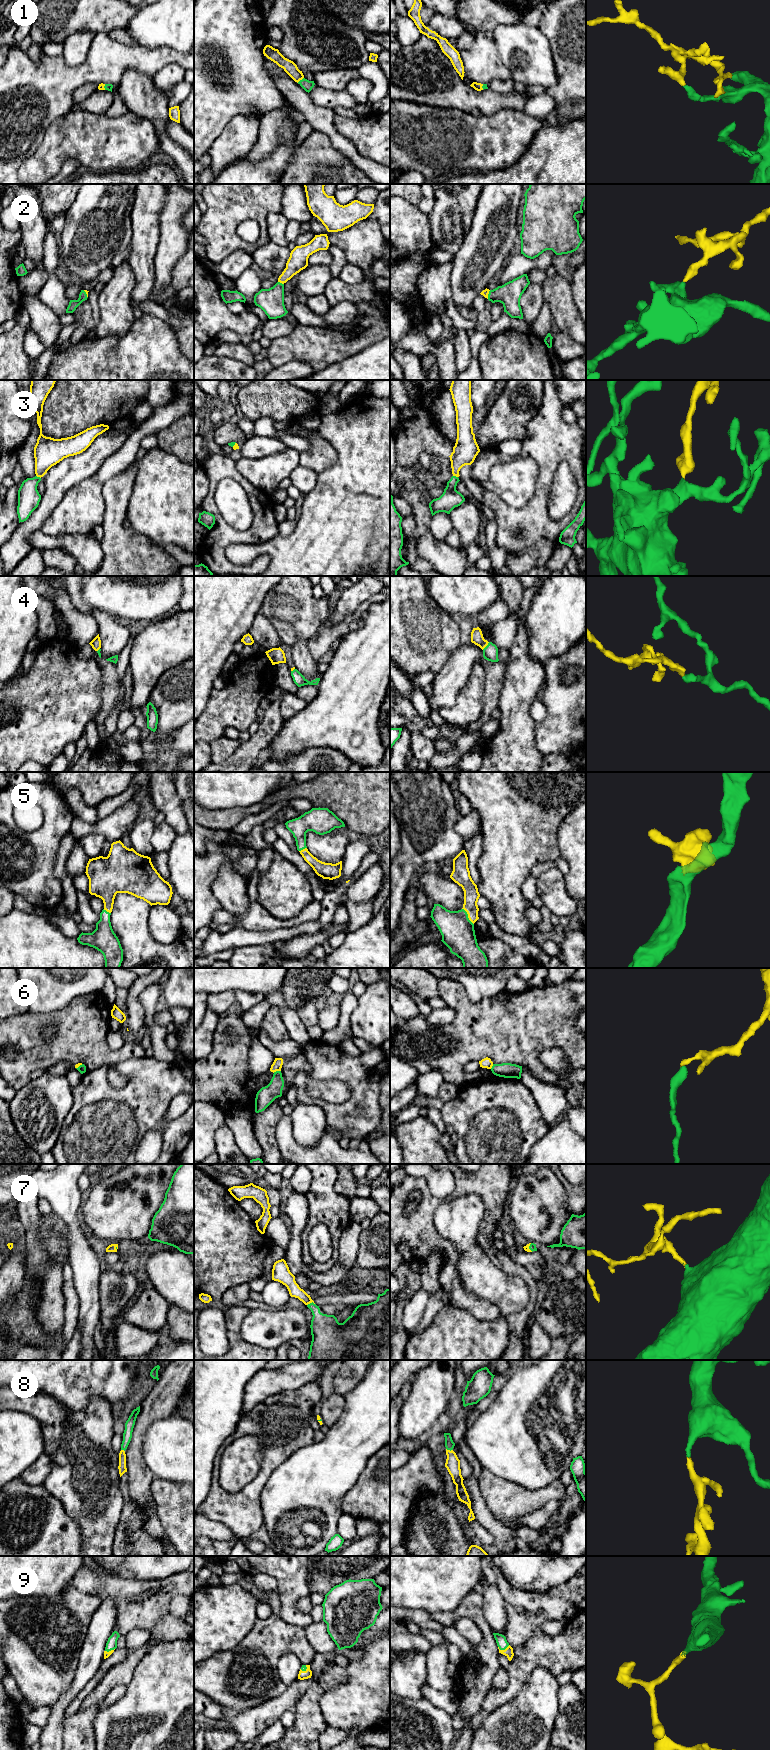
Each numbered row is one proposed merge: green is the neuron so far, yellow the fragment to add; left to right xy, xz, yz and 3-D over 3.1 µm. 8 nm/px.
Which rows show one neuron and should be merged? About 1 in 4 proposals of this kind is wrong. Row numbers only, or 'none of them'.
1, 2, 3, 4, 5, 7, 8, 9

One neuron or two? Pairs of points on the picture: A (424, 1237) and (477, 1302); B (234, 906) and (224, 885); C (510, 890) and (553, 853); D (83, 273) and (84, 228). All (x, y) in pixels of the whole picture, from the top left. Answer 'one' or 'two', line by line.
A: one
B: one
C: one
D: one

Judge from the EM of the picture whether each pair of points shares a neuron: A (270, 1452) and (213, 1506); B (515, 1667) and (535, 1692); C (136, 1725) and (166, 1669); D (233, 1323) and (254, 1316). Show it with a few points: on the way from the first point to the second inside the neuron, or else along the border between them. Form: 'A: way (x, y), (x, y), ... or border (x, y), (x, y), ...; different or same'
A: way (265, 1471), (258, 1483), (235, 1506), (232, 1506); same
B: border (547, 1669), (536, 1667), (512, 1699); different
C: way (150, 1711), (166, 1695), (166, 1683); same
D: border (248, 1310), (241, 1324), (241, 1336), (248, 1343); different

